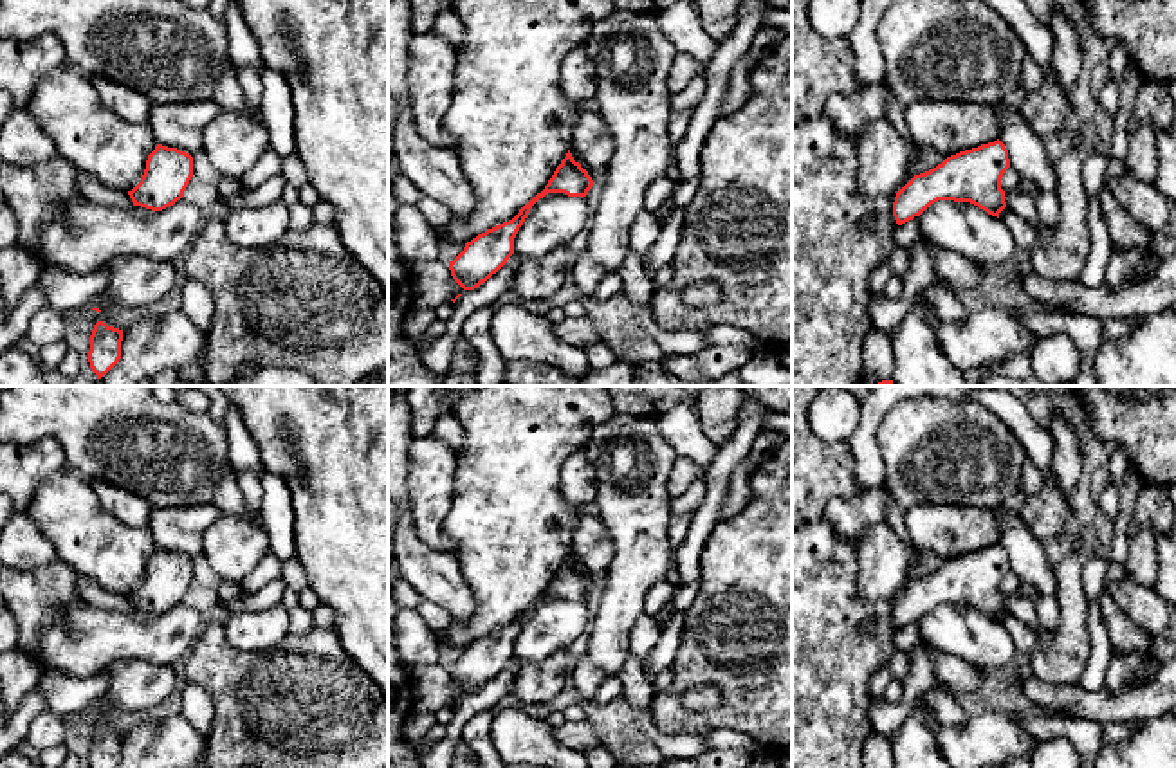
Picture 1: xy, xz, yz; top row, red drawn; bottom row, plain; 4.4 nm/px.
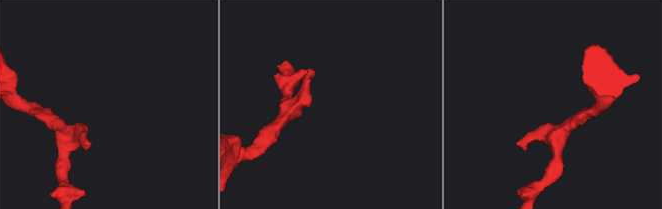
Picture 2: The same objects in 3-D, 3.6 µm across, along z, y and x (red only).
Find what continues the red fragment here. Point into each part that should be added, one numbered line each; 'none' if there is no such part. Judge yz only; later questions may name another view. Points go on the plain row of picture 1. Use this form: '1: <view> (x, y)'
none

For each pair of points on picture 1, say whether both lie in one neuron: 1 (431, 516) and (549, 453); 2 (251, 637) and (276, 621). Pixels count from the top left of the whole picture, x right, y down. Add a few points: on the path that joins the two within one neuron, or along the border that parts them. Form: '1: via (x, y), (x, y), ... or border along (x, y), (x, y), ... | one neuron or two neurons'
1: border along (457, 466), (444, 520), (453, 548) | two neurons
2: via (257, 631), (271, 626) | one neuron

